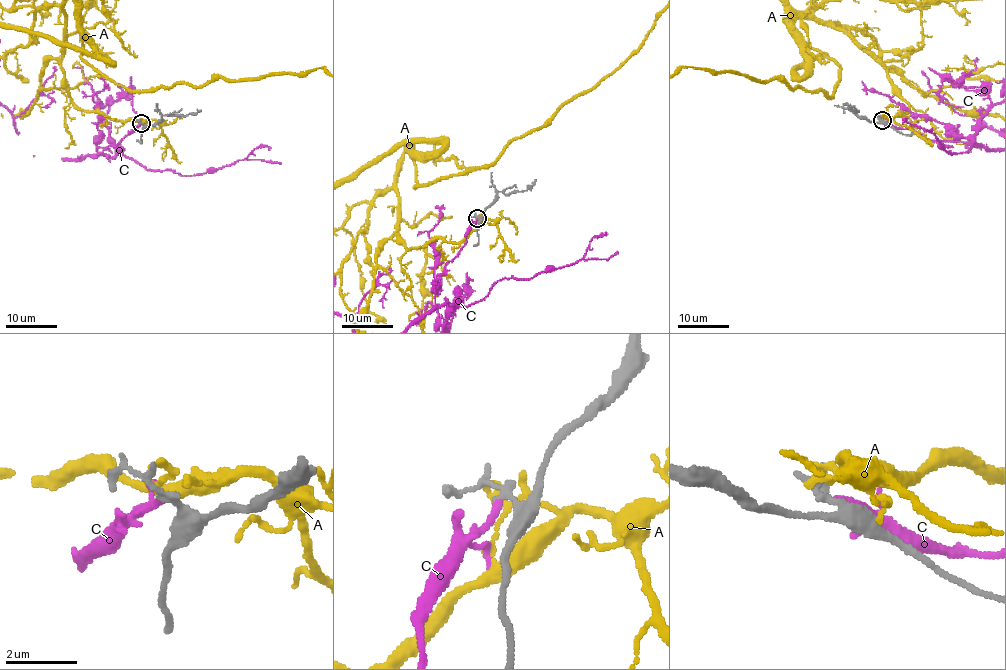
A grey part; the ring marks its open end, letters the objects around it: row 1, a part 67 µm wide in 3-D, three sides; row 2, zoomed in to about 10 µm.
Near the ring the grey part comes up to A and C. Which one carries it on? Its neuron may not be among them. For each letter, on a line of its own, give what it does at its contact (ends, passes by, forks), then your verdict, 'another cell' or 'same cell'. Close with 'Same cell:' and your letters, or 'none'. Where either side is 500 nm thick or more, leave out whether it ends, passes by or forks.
A: it ends; another cell
C: it ends; same cell
Same cell: C

